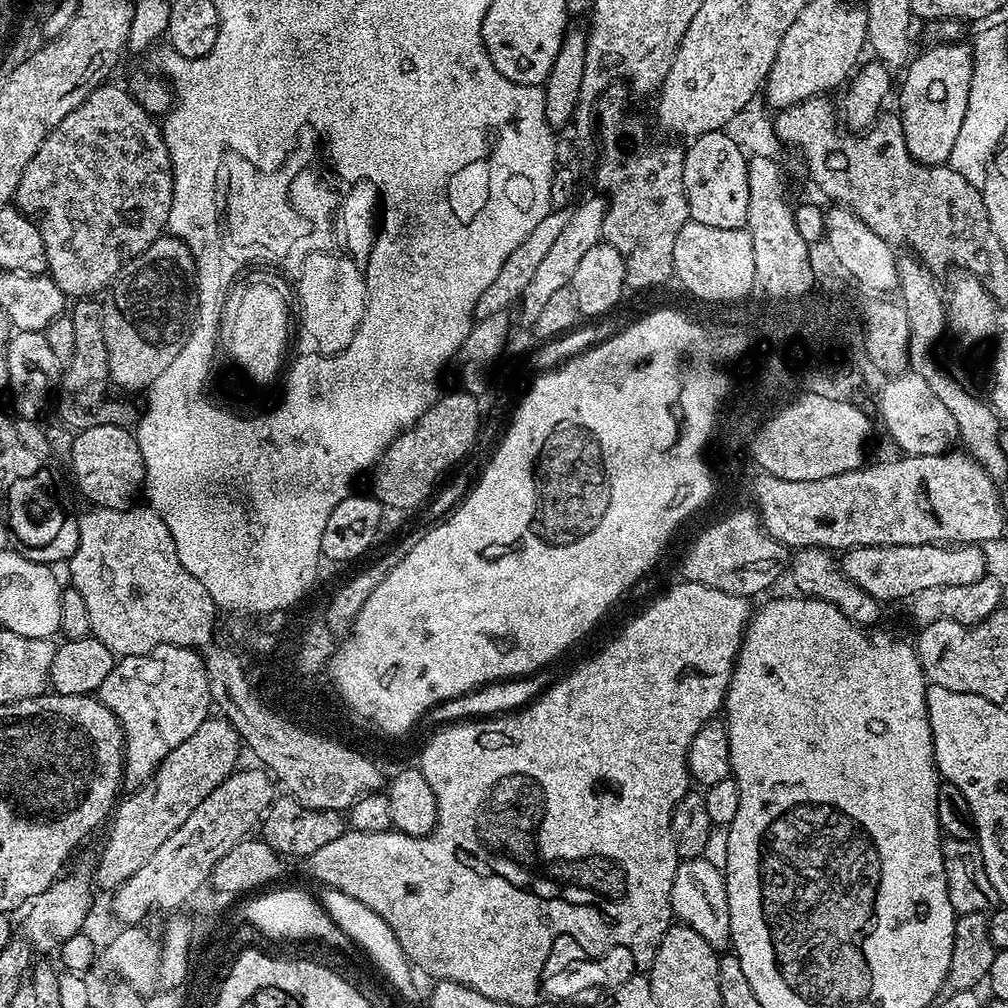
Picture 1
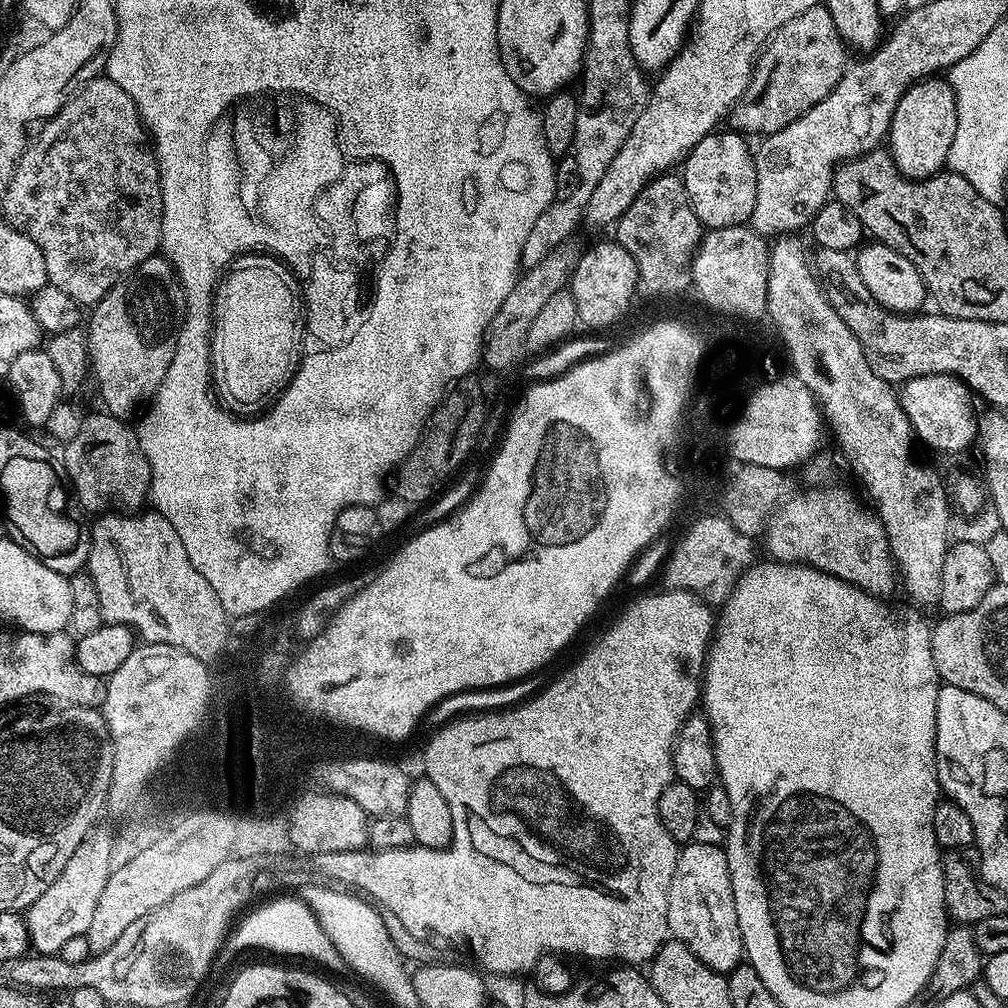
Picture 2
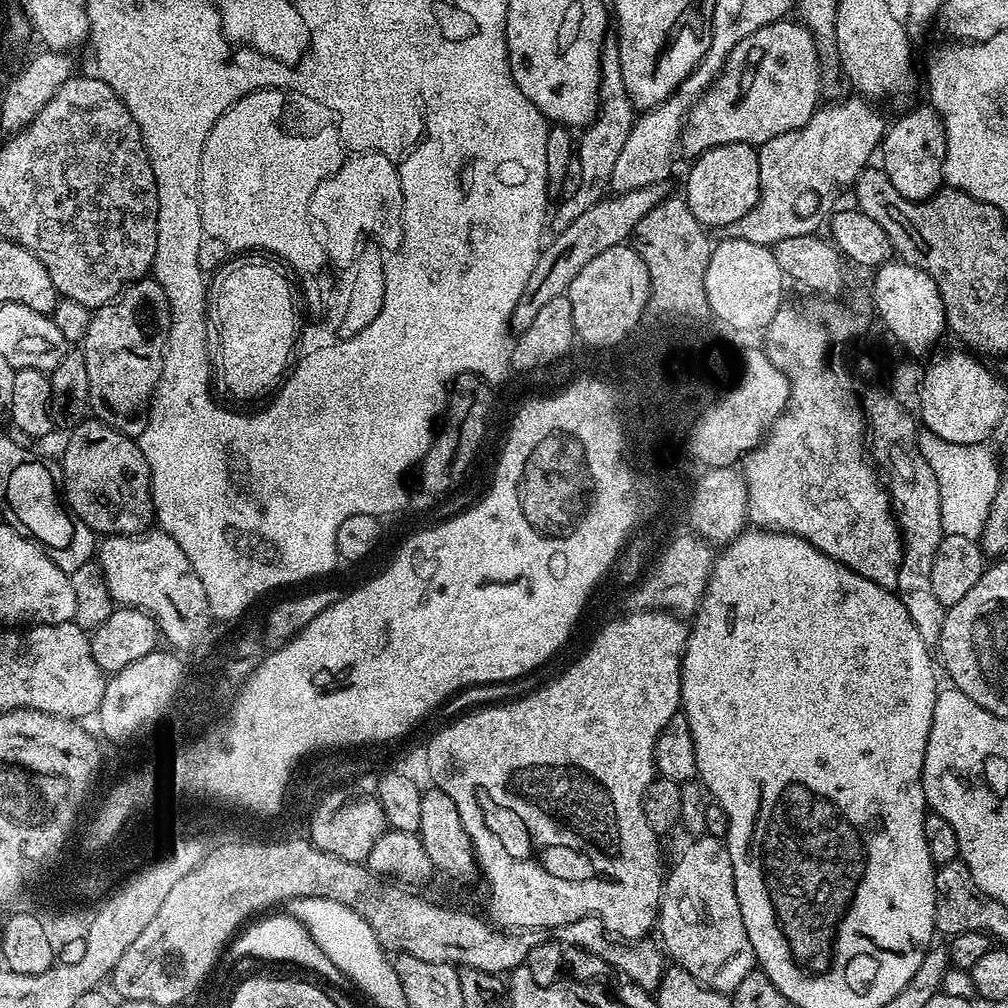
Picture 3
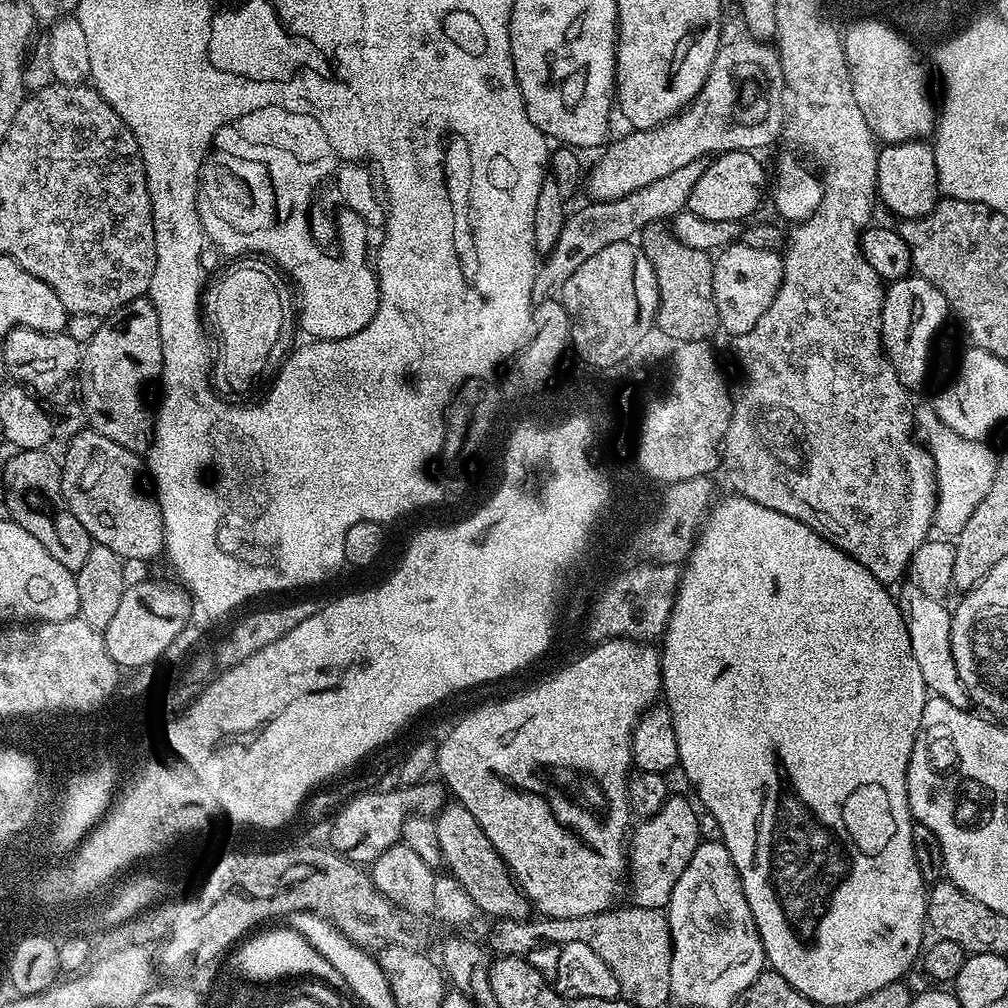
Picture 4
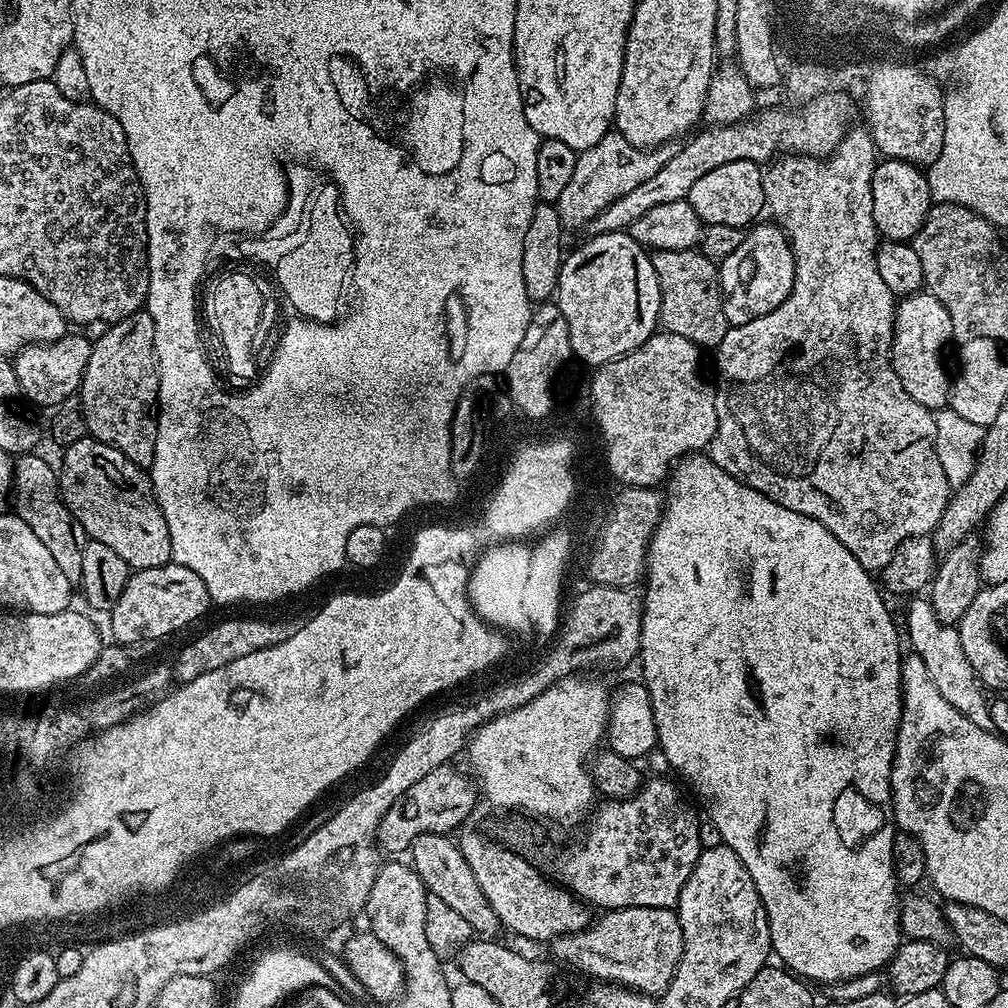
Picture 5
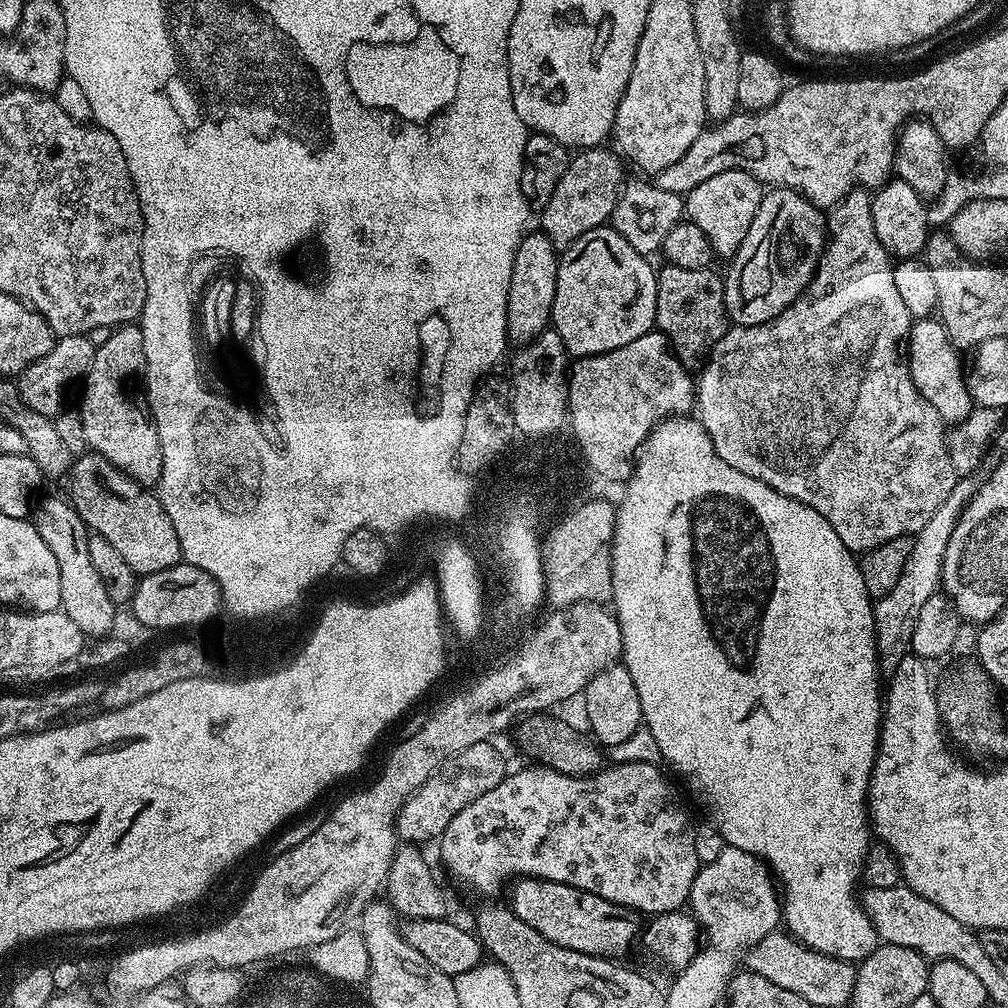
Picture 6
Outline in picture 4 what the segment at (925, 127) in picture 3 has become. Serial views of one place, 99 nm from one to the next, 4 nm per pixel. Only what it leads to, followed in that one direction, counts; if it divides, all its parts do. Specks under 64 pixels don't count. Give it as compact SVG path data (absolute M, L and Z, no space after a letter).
M923 139L903 141L900 144L887 144L877 154L876 194L881 205L885 204L901 221L917 220L941 199L938 186L938 170L934 166L932 144Z

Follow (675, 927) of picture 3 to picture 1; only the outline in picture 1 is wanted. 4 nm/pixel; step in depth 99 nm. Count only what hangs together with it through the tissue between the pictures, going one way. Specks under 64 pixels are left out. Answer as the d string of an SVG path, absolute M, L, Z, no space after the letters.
M703 858L680 860L676 865L670 902L673 917L679 923L690 926L690 930L698 930L698 934L702 934L702 938L706 938L706 942L710 942L712 948L724 950L731 945L730 902L721 869L714 867Z

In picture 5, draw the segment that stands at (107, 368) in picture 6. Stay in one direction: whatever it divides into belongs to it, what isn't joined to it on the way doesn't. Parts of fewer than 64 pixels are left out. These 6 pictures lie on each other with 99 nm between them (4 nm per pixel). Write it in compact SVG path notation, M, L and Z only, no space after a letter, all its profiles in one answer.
M141 310L109 323L106 334L92 345L78 393L78 407L84 414L88 435L114 446L114 450L122 450L130 462L151 465L156 445L156 418L153 409L148 409L148 400L150 404L157 394L154 318L150 318L147 310Z

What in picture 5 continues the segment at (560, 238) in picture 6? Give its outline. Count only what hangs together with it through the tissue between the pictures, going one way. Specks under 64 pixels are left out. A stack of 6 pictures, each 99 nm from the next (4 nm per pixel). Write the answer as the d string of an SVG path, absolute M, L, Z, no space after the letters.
M610 130L594 146L577 155L574 175L566 185L566 190L562 190L562 194L554 201L565 229L591 225L593 218L602 214L606 206L642 186L646 178L654 178L654 174L658 174L658 170L662 170L662 166L674 158L677 149L675 143L661 144L659 148L639 148L626 142L620 132Z

